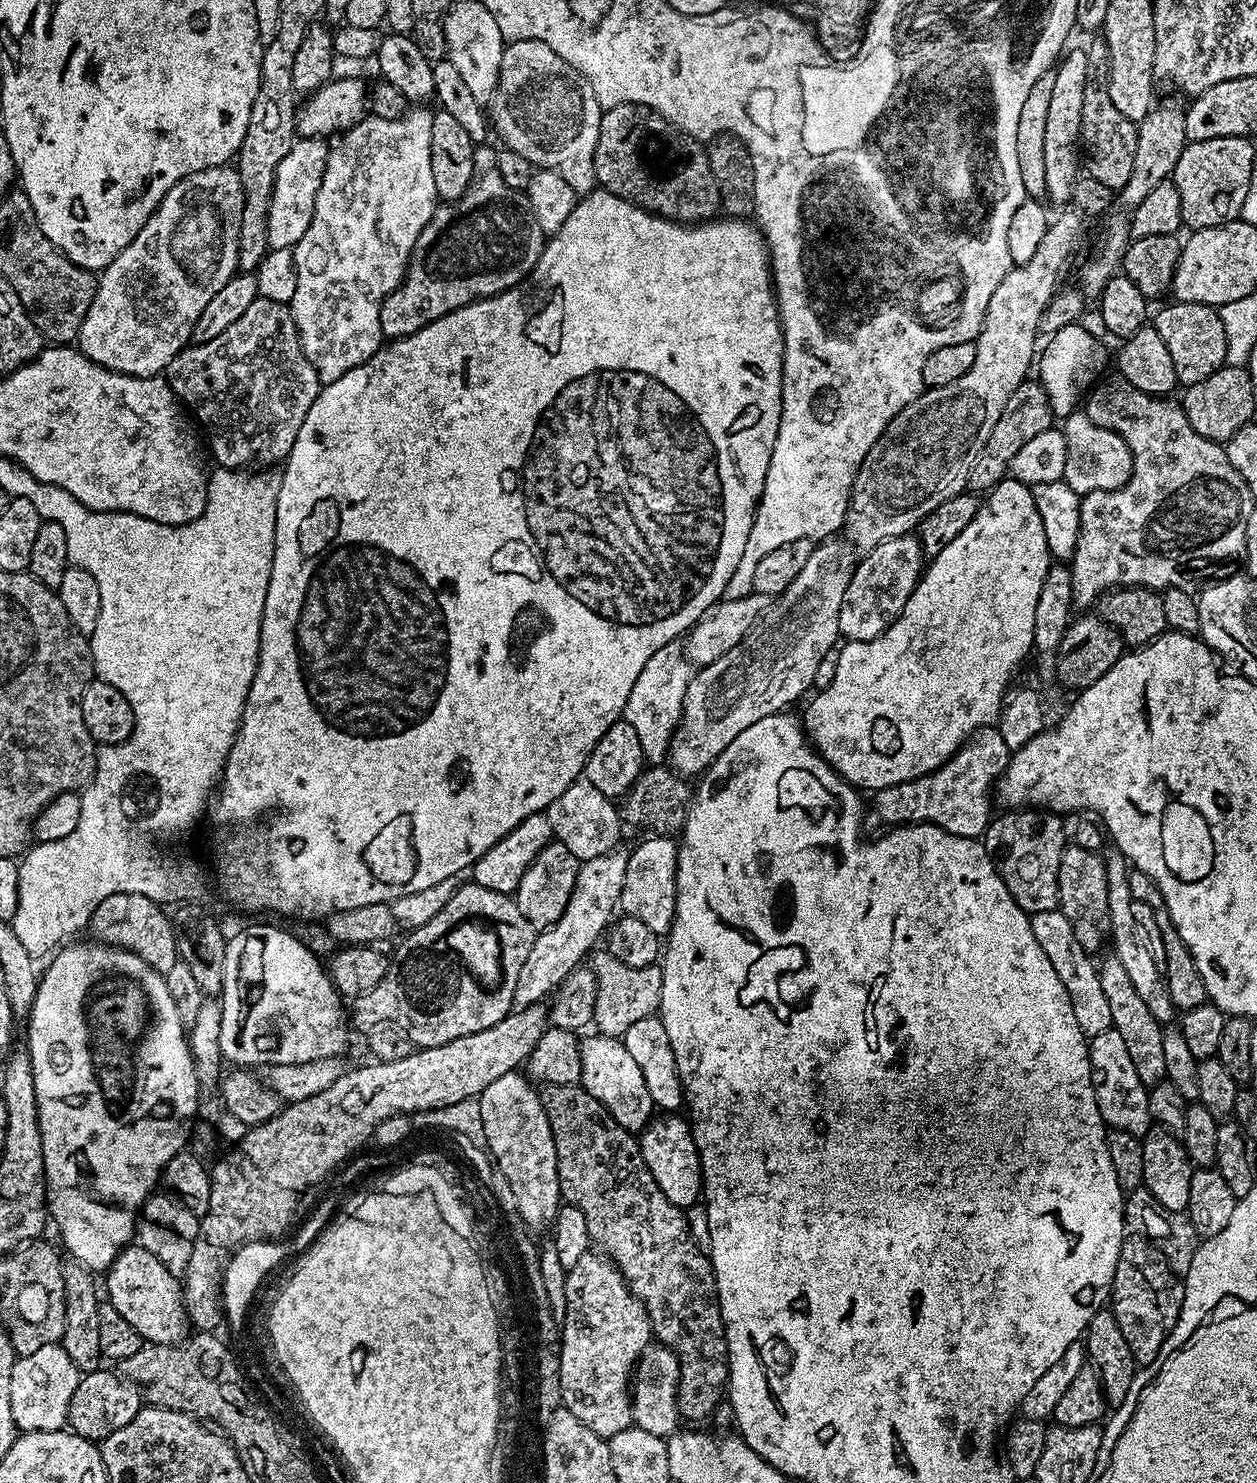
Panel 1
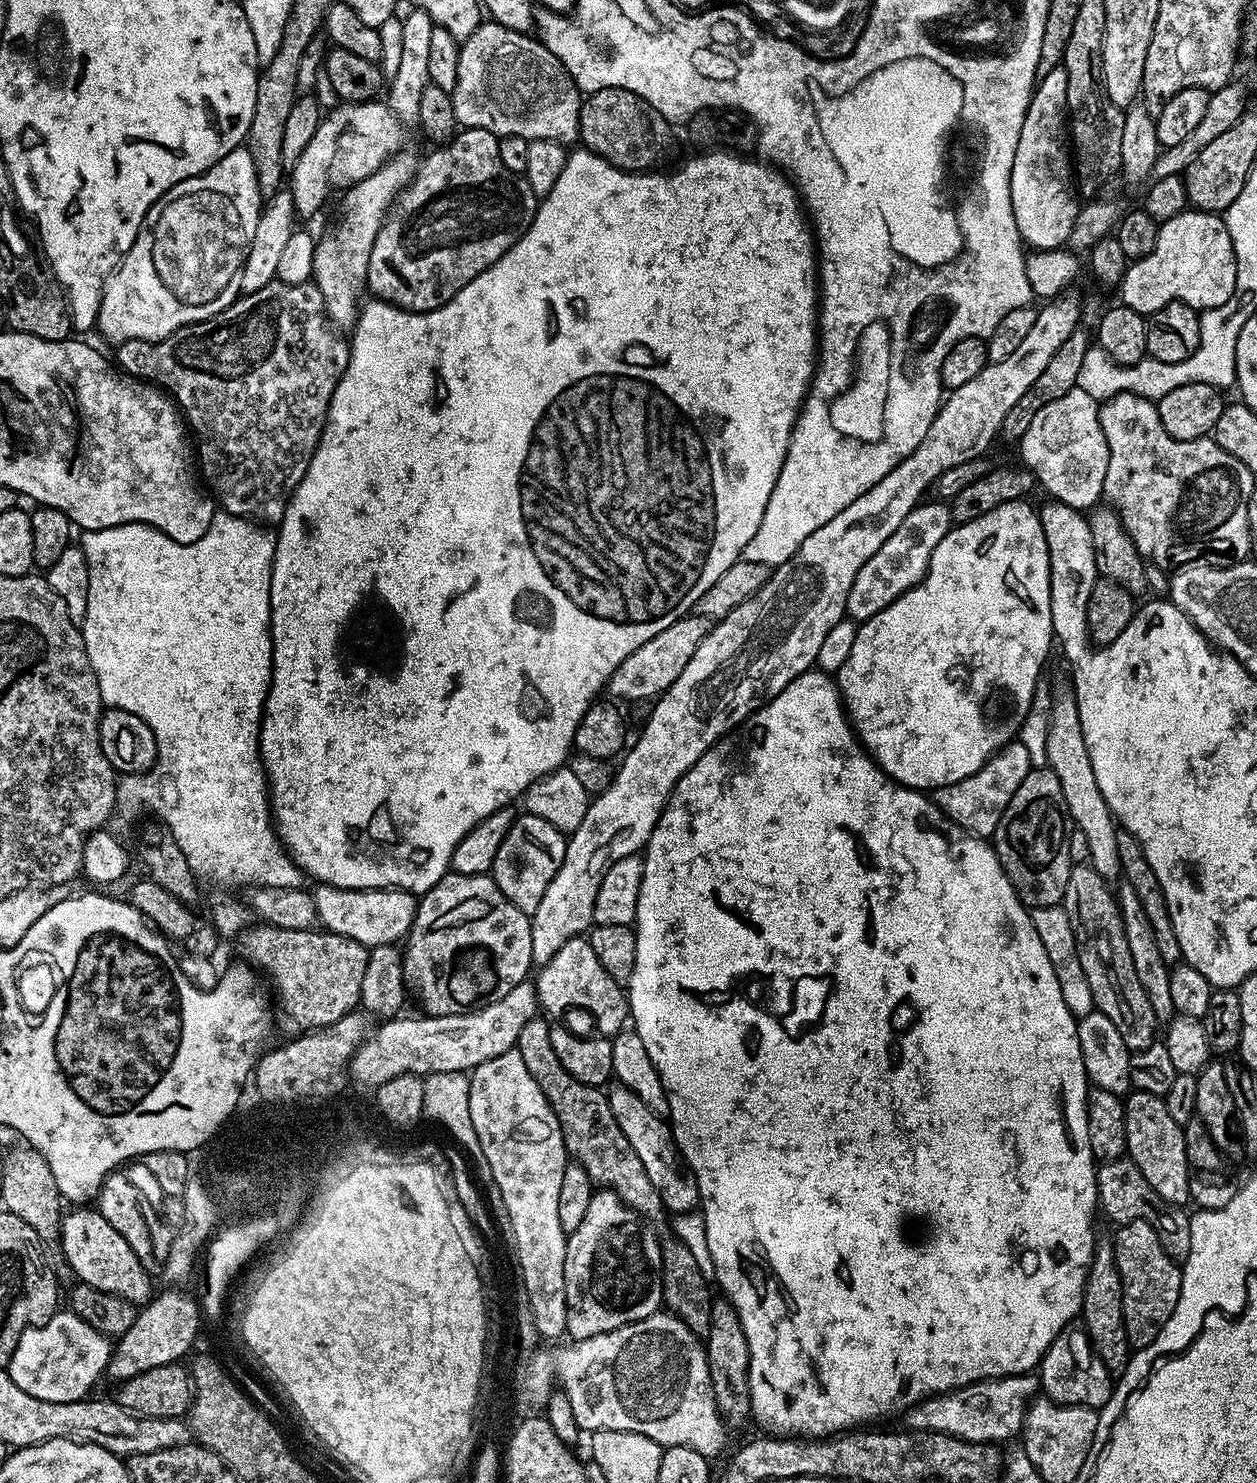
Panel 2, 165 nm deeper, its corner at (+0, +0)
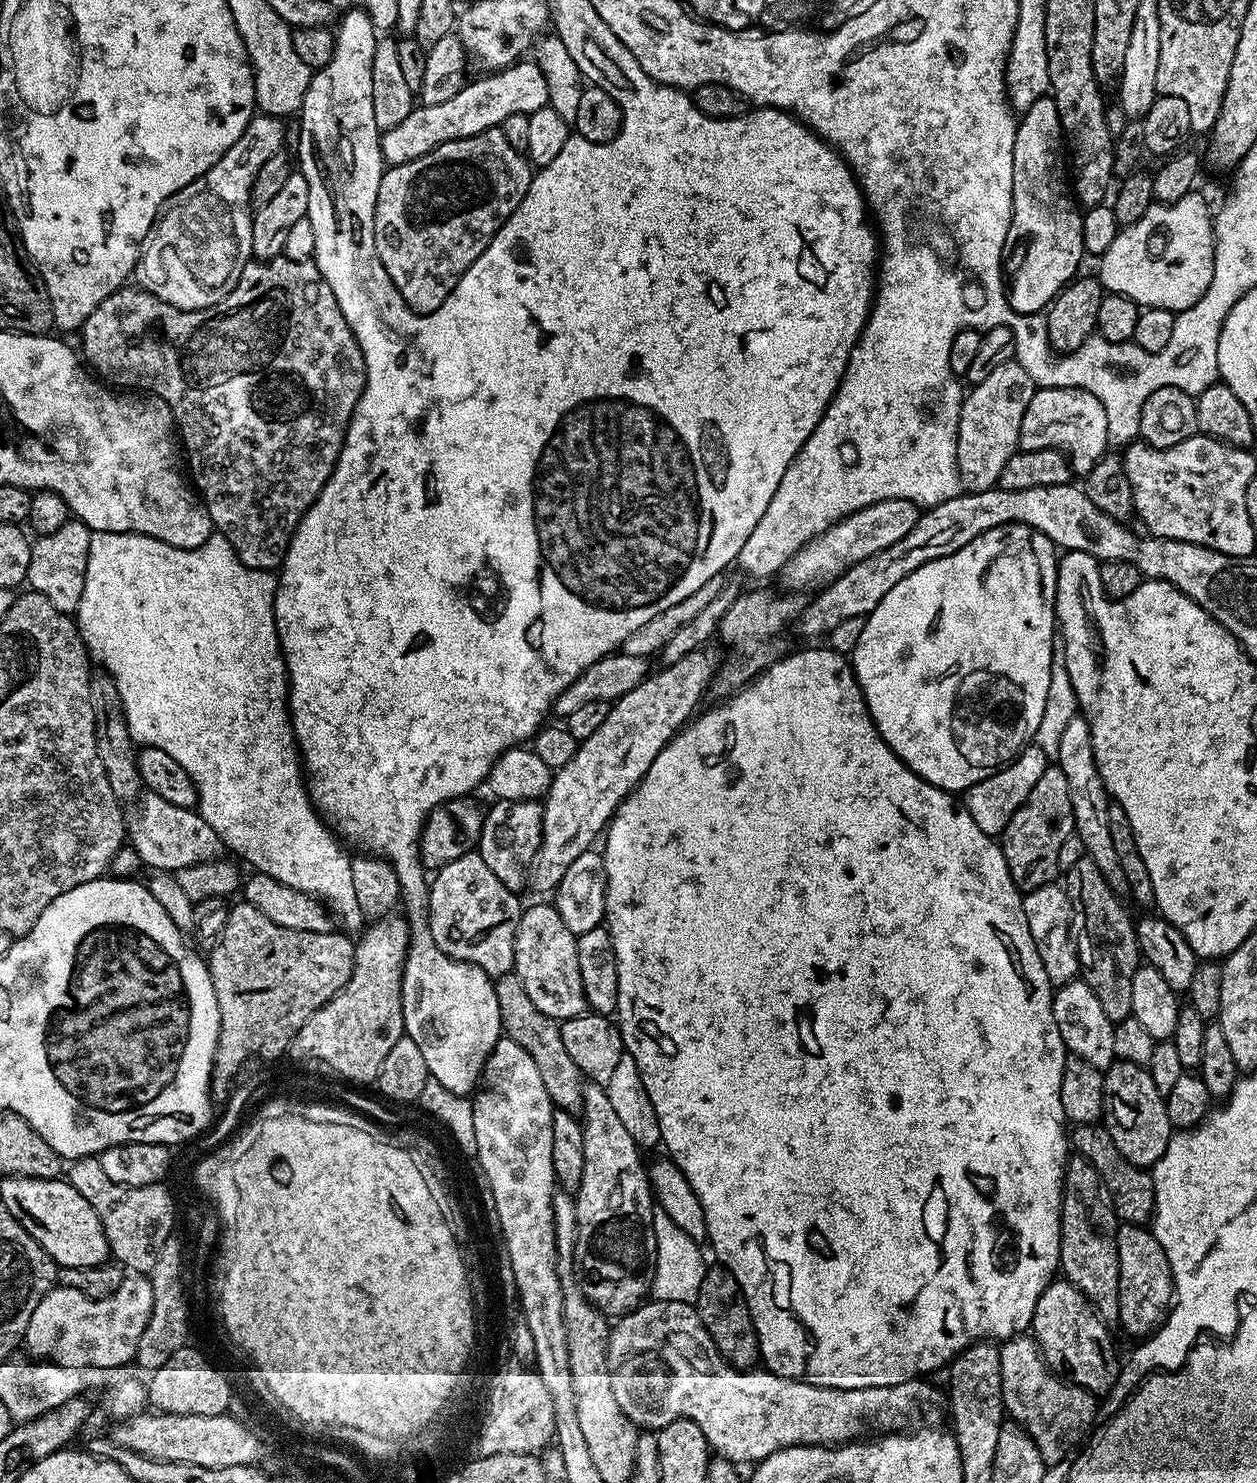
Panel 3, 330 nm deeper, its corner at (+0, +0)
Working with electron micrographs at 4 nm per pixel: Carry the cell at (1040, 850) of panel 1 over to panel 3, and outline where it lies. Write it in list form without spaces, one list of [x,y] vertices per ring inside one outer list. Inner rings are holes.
[[[1050,766],[1042,774],[1042,778],[1038,778],[1034,790],[1030,790],[1030,798],[1026,798],[1026,802],[1022,802],[1018,810],[1014,810],[1014,818],[1010,818],[1002,833],[1006,866],[1021,893],[1038,890],[1053,883],[1061,875],[1058,850],[1062,842],[1066,842],[1066,838],[1073,835],[1075,826],[1066,774],[1062,774],[1058,766]]]

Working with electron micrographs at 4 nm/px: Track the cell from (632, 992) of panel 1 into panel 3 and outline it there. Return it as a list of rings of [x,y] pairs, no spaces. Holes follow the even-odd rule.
[[[536,904],[533,908],[525,907],[520,914],[520,921],[516,927],[516,945],[514,946],[514,975],[526,986],[526,994],[534,1001],[534,1006],[542,1010],[557,1022],[563,1022],[575,1016],[585,1015],[588,1003],[586,994],[582,990],[582,974],[578,974],[578,950],[576,938],[570,930],[566,930],[566,922],[558,914],[558,910],[551,904]]]

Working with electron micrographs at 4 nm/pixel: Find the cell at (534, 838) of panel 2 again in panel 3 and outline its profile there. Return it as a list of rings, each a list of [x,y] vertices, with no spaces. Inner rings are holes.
[[[496,800],[493,805],[493,808],[489,807],[484,814],[484,825],[482,826],[478,851],[482,862],[486,862],[486,866],[490,866],[490,871],[498,877],[498,882],[502,882],[502,886],[506,886],[511,892],[520,894],[523,893],[523,888],[527,889],[530,884],[532,863],[542,838],[544,810],[535,800]]]

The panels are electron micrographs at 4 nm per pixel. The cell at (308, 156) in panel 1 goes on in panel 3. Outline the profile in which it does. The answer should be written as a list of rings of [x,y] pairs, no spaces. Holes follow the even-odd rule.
[[[524,58],[509,68],[501,68],[491,74],[484,74],[481,80],[469,79],[464,87],[454,94],[454,98],[446,98],[446,102],[437,104],[420,104],[413,107],[410,114],[398,126],[383,129],[378,140],[378,152],[385,165],[405,164],[414,162],[414,158],[422,158],[430,150],[442,146],[442,142],[450,142],[458,138],[470,138],[474,134],[482,134],[491,128],[498,128],[514,114],[529,116],[531,112],[537,112],[549,107],[546,78],[543,77],[542,70],[533,63],[531,59]]]

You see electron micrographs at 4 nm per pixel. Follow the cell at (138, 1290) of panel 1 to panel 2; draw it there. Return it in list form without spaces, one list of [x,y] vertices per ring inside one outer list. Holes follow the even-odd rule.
[[[76,1206],[73,1212],[65,1211],[60,1221],[60,1235],[64,1252],[68,1255],[66,1261],[73,1277],[81,1284],[89,1284],[98,1290],[106,1290],[110,1294],[118,1294],[126,1298],[131,1304],[143,1306],[152,1299],[153,1273],[144,1269],[138,1254],[130,1250],[126,1238],[102,1218],[102,1214],[92,1206]]]

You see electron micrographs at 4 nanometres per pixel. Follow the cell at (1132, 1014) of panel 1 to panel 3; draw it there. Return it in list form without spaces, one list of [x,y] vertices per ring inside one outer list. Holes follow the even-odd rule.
[[[1085,858],[1075,866],[1070,866],[1066,880],[1068,880],[1066,891],[1072,903],[1072,931],[1076,956],[1080,959],[1082,979],[1090,986],[1090,990],[1094,990],[1098,1002],[1102,1002],[1102,1011],[1105,1012],[1106,1018],[1110,1018],[1113,1022],[1125,1020],[1132,1015],[1130,982],[1142,960],[1140,947],[1136,944],[1136,926],[1133,917],[1128,917],[1128,912],[1124,909],[1125,901],[1116,895],[1116,891],[1106,882],[1106,878],[1102,878],[1102,870],[1098,870],[1098,866],[1094,866],[1092,860]]]

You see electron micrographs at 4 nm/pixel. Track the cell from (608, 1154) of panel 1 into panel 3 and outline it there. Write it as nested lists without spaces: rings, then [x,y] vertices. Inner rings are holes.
[[[514,974],[499,977],[495,981],[496,993],[498,994],[498,1006],[500,1007],[500,1027],[507,1039],[518,1042],[526,1054],[530,1054],[534,1066],[538,1066],[538,1075],[542,1078],[542,1086],[546,1086],[546,1094],[550,1097],[553,1105],[559,1111],[579,1113],[584,1106],[584,1086],[578,1066],[570,1058],[566,1045],[562,1042],[560,1024],[551,1020],[534,1001],[530,994],[526,994],[526,986]]]

